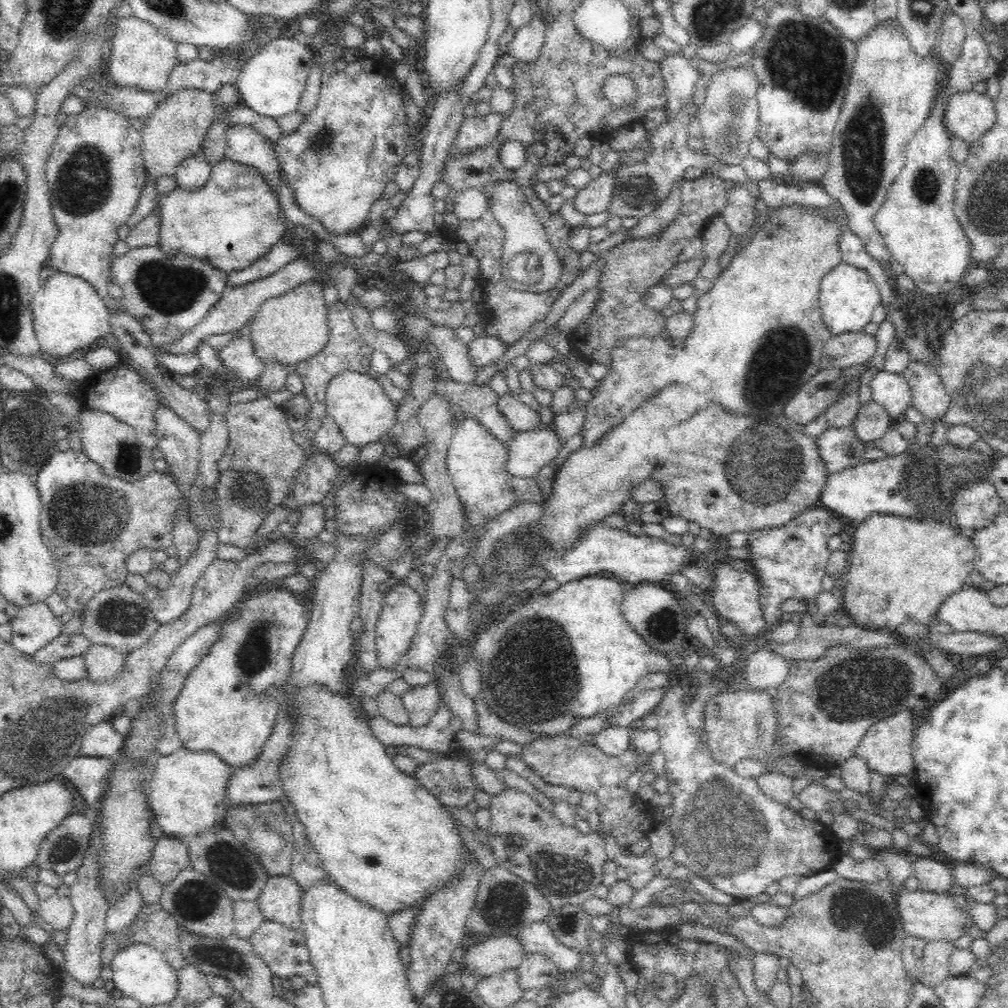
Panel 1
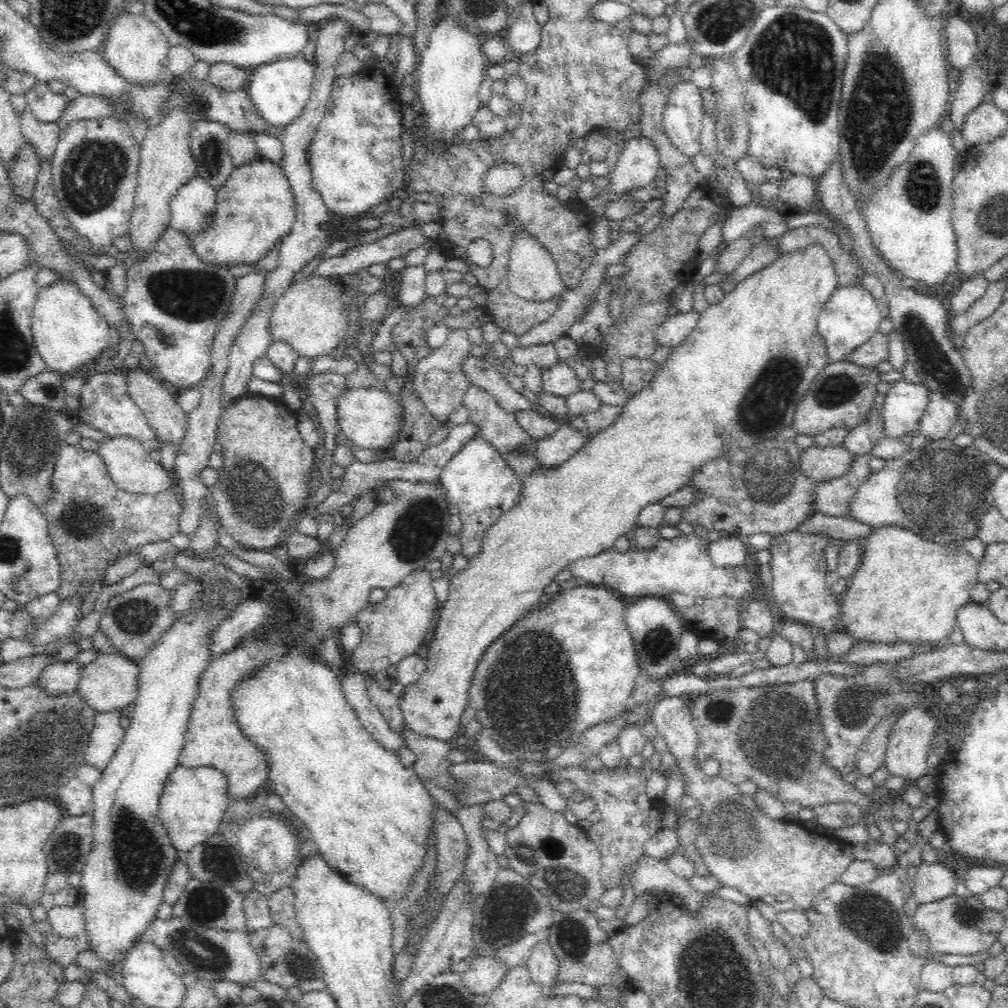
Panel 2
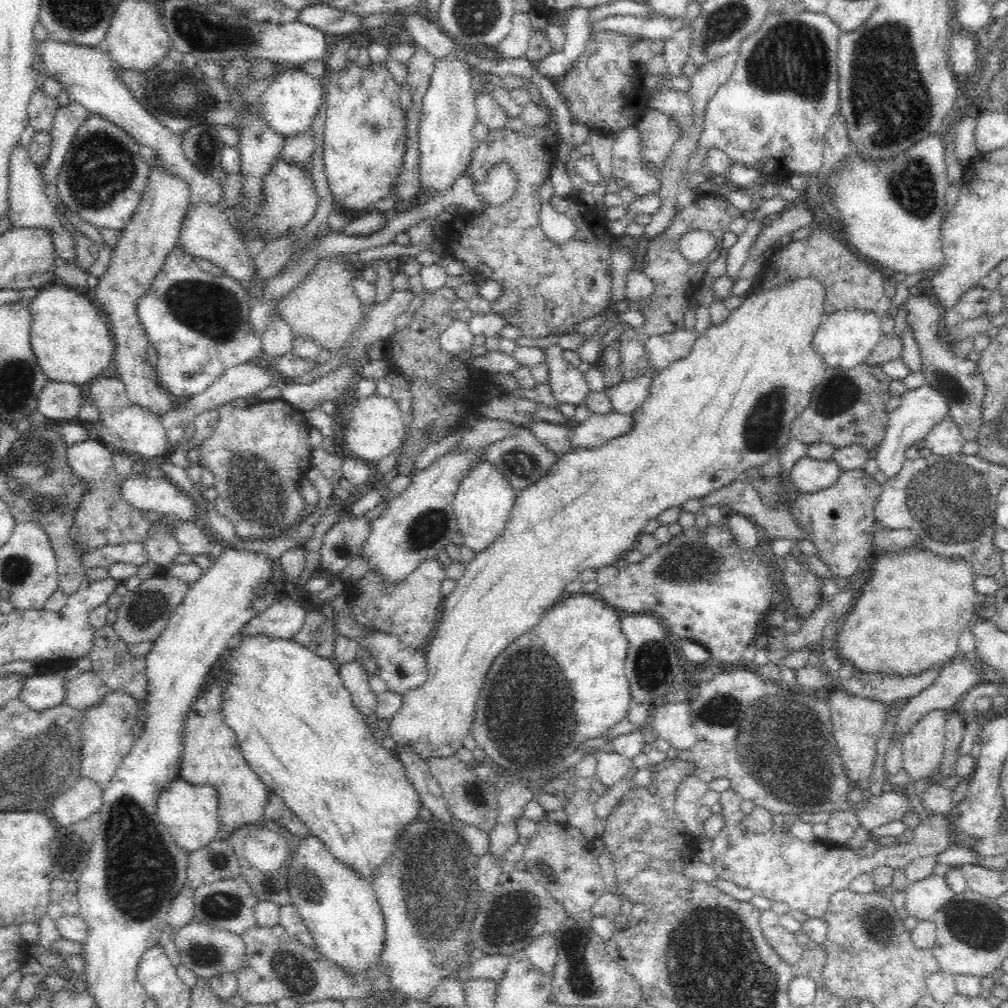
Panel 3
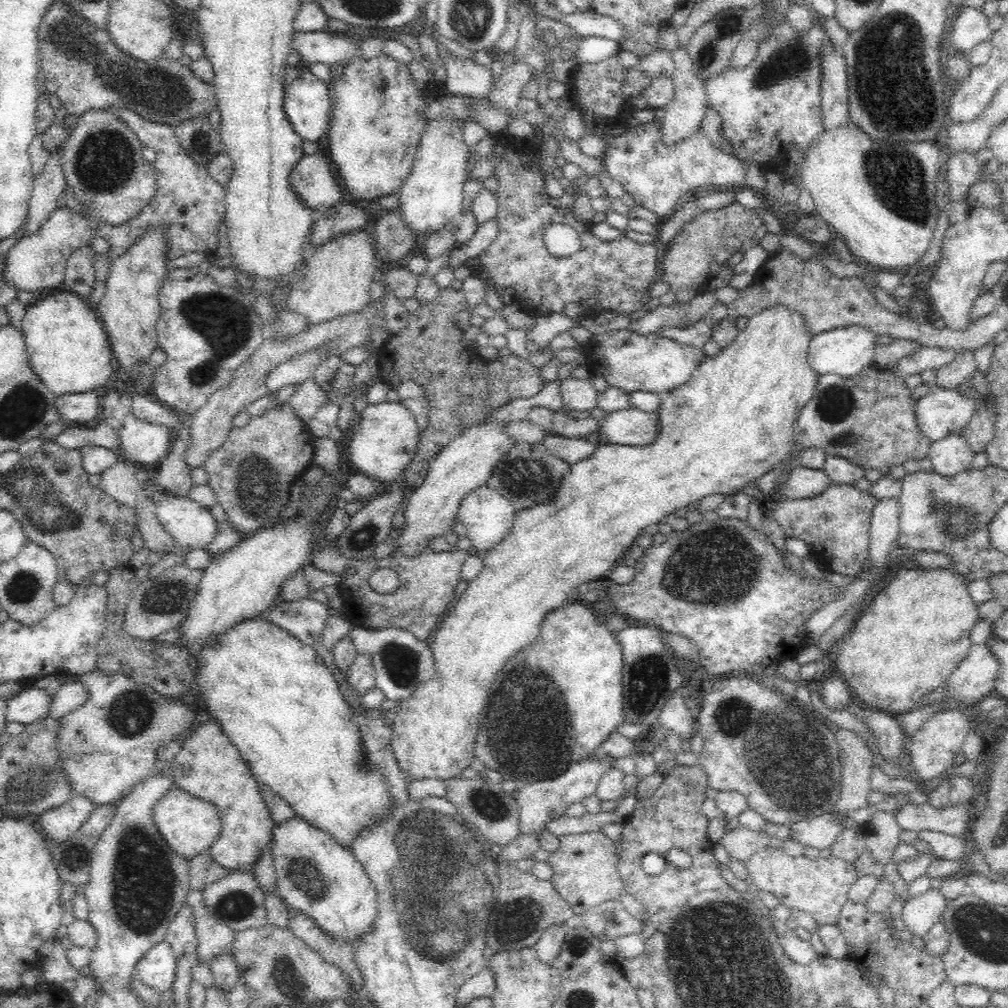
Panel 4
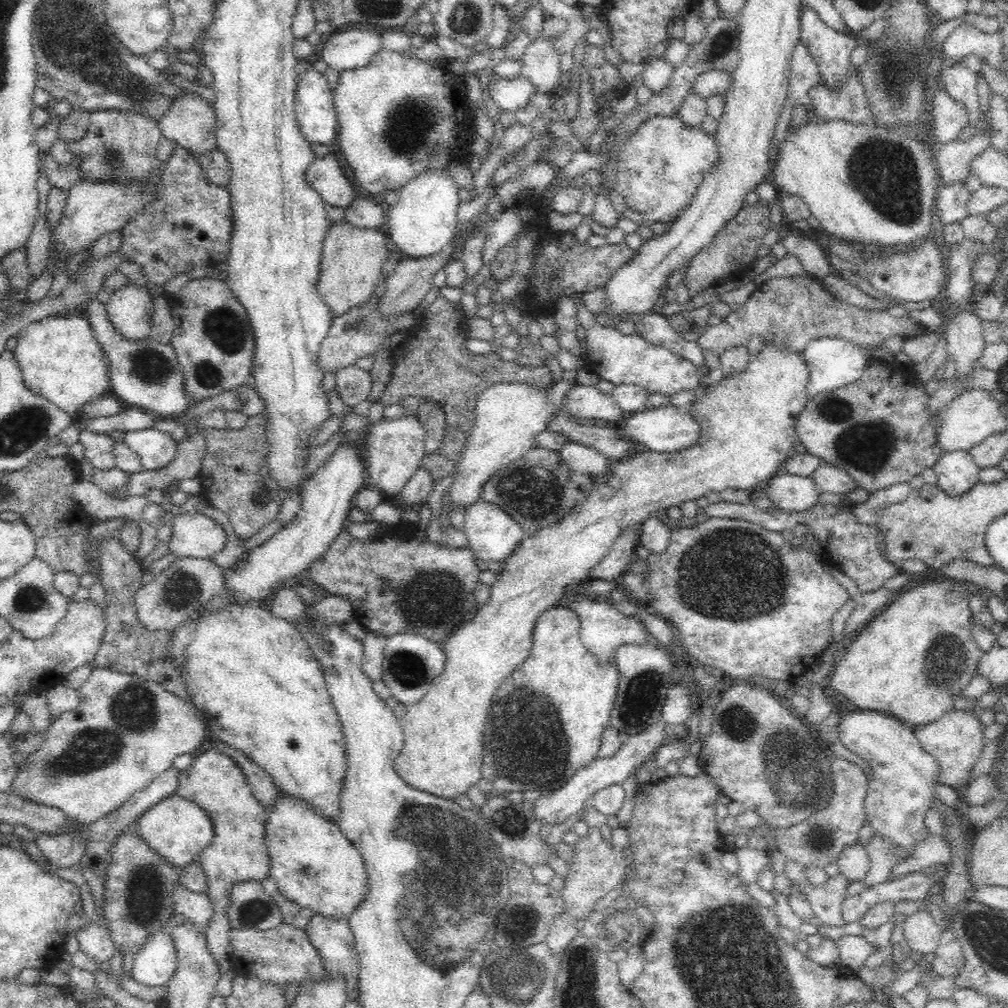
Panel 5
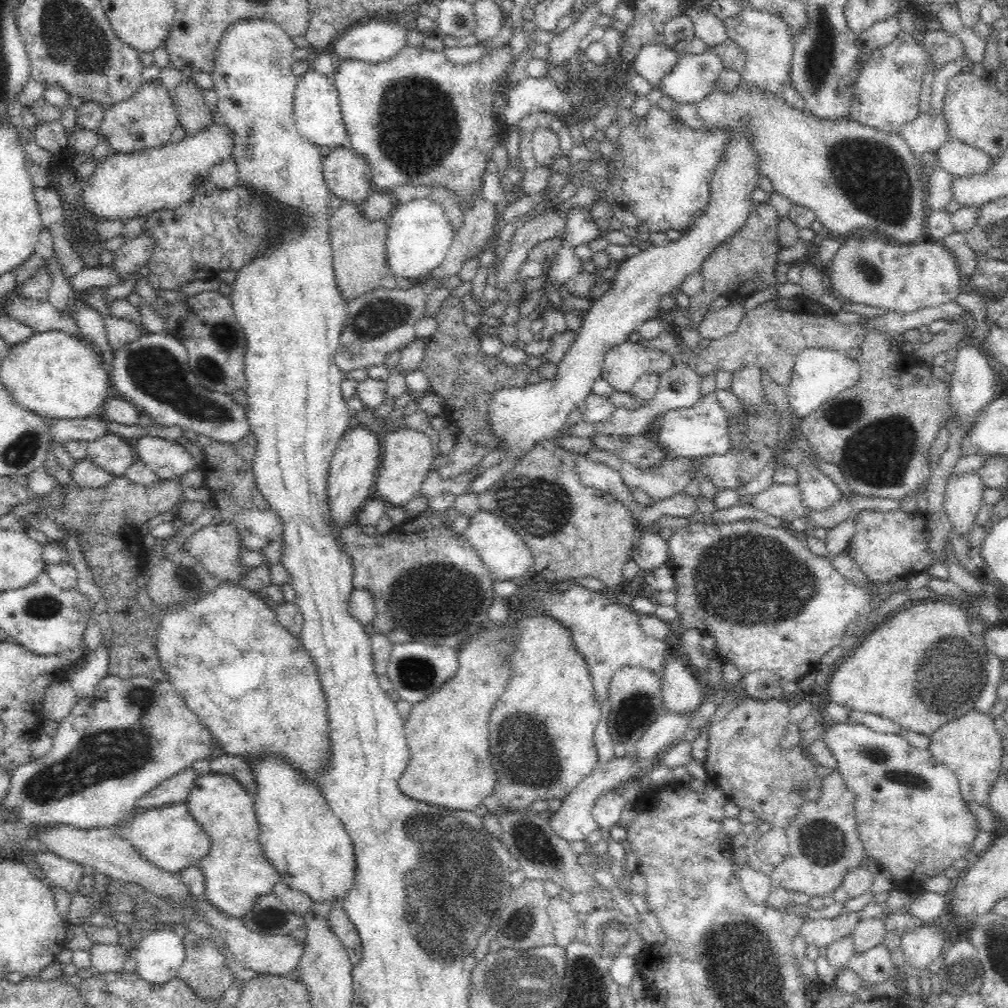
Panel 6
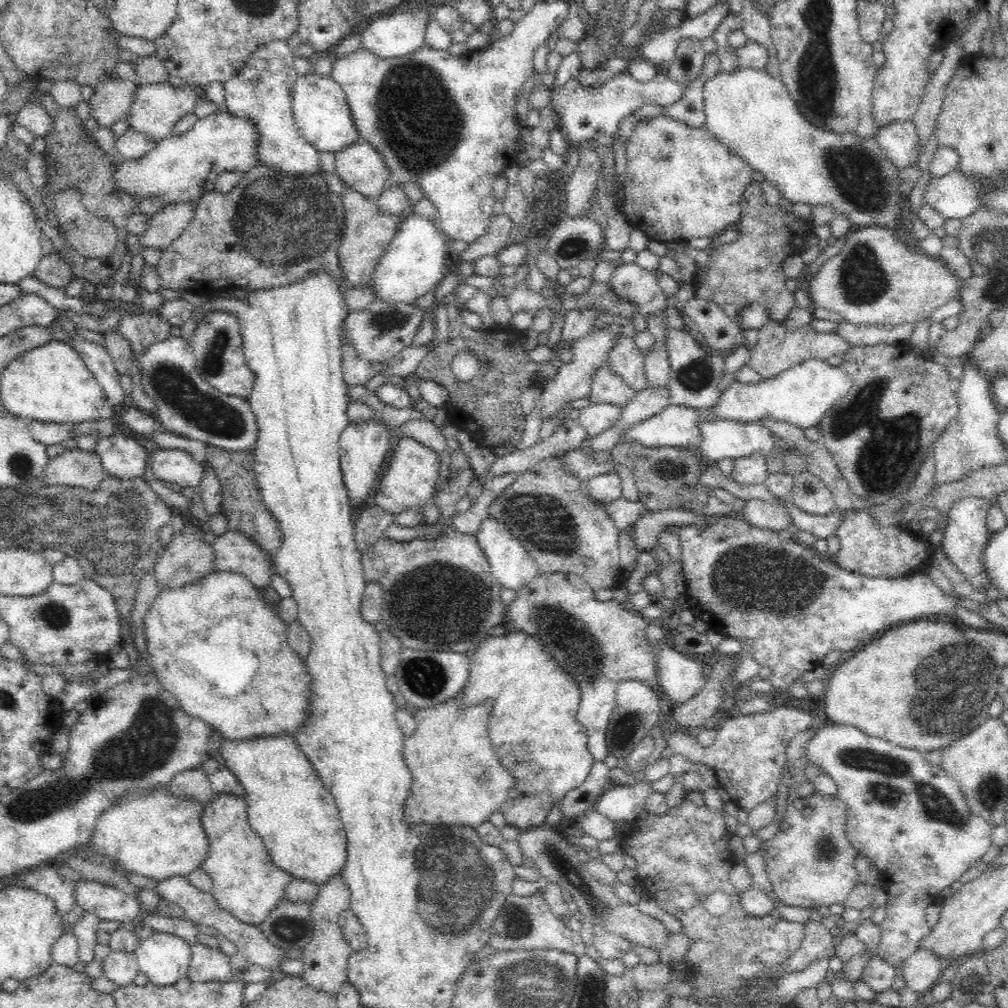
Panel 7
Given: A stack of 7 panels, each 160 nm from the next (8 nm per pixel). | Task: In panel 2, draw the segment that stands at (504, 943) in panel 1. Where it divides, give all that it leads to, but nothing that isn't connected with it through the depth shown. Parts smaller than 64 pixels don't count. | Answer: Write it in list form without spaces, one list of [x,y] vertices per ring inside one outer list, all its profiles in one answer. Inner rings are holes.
[[[478,956],[470,964],[462,976],[464,987],[473,995],[486,996],[492,994],[506,977],[507,969],[502,962],[491,956]]]

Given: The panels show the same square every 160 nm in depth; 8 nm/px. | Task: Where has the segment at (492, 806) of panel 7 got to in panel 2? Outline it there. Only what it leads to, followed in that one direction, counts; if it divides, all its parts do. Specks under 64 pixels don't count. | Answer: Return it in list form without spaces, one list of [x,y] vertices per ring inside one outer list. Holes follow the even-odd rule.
[[[814,245],[803,251],[795,253],[781,253],[774,264],[762,270],[756,276],[748,277],[745,281],[736,285],[734,290],[726,293],[724,298],[715,305],[709,306],[707,310],[699,316],[697,327],[687,336],[687,339],[668,355],[668,358],[659,366],[648,386],[644,386],[640,392],[630,396],[628,402],[621,408],[615,420],[605,429],[594,435],[590,442],[583,449],[577,450],[572,458],[559,464],[558,467],[548,469],[536,469],[532,474],[522,479],[522,493],[516,507],[508,514],[504,514],[495,526],[492,526],[483,541],[480,553],[474,558],[467,560],[463,566],[458,566],[449,582],[448,598],[440,603],[438,613],[438,623],[430,642],[425,661],[426,670],[422,676],[413,685],[407,686],[401,695],[400,710],[406,725],[405,729],[412,730],[412,733],[436,739],[445,744],[454,744],[455,738],[460,734],[461,718],[466,707],[469,705],[470,689],[472,679],[474,678],[478,663],[482,655],[488,650],[488,647],[496,642],[503,634],[506,634],[512,626],[524,620],[528,614],[540,610],[541,598],[545,594],[544,590],[554,582],[556,576],[570,566],[573,562],[581,558],[590,558],[599,555],[608,550],[614,550],[617,539],[626,537],[628,541],[633,540],[633,532],[638,528],[638,516],[648,505],[658,504],[676,494],[682,492],[684,488],[690,488],[694,478],[708,466],[708,463],[718,463],[722,458],[728,458],[727,454],[734,451],[745,451],[754,448],[756,445],[768,444],[772,440],[781,438],[781,432],[786,427],[793,426],[793,418],[804,395],[809,391],[810,385],[816,380],[820,372],[828,366],[827,350],[824,339],[820,337],[817,331],[817,322],[821,315],[821,310],[829,301],[834,289],[837,287],[836,272],[834,271],[828,253],[824,247]]]

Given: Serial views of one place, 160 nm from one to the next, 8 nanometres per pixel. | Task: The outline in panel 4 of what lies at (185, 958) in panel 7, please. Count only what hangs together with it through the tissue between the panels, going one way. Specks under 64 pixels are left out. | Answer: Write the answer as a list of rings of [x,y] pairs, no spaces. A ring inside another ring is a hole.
[[[168,942],[157,943],[136,964],[135,976],[156,992],[170,992],[175,978],[175,956]]]

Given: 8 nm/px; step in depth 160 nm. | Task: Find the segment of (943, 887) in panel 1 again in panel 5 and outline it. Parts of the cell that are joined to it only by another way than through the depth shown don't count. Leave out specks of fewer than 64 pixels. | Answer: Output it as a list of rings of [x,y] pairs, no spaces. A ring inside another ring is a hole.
[[[918,908],[917,912],[901,919],[899,925],[903,930],[904,940],[914,954],[935,956],[942,940],[942,931],[930,912]]]

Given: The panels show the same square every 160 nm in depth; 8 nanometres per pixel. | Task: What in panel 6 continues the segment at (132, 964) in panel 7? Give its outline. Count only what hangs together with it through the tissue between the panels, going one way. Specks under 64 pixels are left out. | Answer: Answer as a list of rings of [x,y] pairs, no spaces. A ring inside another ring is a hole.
[[[96,944],[90,950],[92,958],[91,973],[100,976],[104,974],[122,974],[126,973],[130,952],[124,950],[117,944]]]

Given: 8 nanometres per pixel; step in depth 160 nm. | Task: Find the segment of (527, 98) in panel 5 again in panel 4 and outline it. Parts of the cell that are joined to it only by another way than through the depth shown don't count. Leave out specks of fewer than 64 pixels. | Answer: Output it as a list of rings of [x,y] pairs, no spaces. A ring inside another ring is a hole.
[[[453,54],[451,59],[444,61],[444,68],[448,73],[445,85],[447,86],[450,94],[453,96],[457,95],[460,97],[468,96],[488,98],[495,89],[495,78],[491,72],[492,68],[486,66],[477,66],[474,64],[474,62],[472,62],[471,59],[462,61]]]

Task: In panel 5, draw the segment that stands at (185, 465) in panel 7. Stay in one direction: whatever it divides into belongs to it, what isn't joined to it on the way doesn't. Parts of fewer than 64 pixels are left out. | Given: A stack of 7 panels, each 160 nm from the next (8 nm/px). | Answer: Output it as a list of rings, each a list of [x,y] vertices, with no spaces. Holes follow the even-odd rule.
[[[150,427],[124,433],[120,438],[138,455],[145,471],[168,468],[176,460],[179,443],[165,431]]]

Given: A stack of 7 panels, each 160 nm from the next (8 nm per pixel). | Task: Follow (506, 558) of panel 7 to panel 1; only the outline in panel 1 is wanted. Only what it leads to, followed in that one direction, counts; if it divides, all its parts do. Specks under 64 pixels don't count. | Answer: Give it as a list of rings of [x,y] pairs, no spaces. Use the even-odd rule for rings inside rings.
[[[468,416],[454,431],[450,446],[446,452],[445,466],[453,489],[459,497],[465,512],[466,530],[469,532],[467,552],[460,562],[463,568],[464,582],[472,590],[478,584],[480,567],[474,562],[477,546],[493,520],[505,512],[525,503],[540,505],[548,495],[544,489],[543,476],[535,478],[516,478],[508,473],[508,449],[484,429],[476,419]]]

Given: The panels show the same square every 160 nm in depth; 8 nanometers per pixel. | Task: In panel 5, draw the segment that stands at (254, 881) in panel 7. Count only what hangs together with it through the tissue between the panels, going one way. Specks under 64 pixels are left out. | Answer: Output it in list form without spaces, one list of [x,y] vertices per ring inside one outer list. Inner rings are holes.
[[[209,741],[187,771],[179,774],[176,794],[192,803],[196,803],[208,814],[214,834],[211,843],[200,853],[197,859],[206,880],[206,894],[214,909],[209,926],[203,930],[212,957],[218,961],[220,973],[226,975],[231,968],[228,932],[232,929],[227,910],[231,905],[231,890],[241,882],[262,882],[270,878],[270,857],[264,842],[266,826],[266,808],[256,800],[248,786],[244,773],[230,757],[221,754]]]

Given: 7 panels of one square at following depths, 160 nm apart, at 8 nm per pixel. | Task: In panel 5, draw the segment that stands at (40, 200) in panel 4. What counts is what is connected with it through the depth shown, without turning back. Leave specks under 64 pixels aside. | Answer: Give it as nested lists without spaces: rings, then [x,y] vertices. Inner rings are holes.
[[[44,217],[37,218],[28,244],[24,249],[27,254],[31,282],[33,282],[46,274],[50,268],[50,260],[52,260],[50,230]]]

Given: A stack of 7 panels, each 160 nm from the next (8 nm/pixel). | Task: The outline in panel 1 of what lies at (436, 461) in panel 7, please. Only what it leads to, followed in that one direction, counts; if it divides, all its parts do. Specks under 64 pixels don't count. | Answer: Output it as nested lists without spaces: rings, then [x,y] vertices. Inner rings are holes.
[[[345,370],[337,374],[328,384],[325,394],[327,414],[338,425],[348,444],[358,448],[380,442],[387,444],[390,430],[396,424],[397,405],[384,393],[384,387],[376,378],[358,371]]]

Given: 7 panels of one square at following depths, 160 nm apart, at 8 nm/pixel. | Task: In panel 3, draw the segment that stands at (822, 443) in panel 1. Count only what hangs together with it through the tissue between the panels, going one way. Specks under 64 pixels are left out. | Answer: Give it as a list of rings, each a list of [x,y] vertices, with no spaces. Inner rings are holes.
[[[806,455],[796,462],[796,466],[787,475],[787,483],[800,494],[814,494],[833,486],[840,472],[838,464],[833,459],[828,462],[817,462]]]

